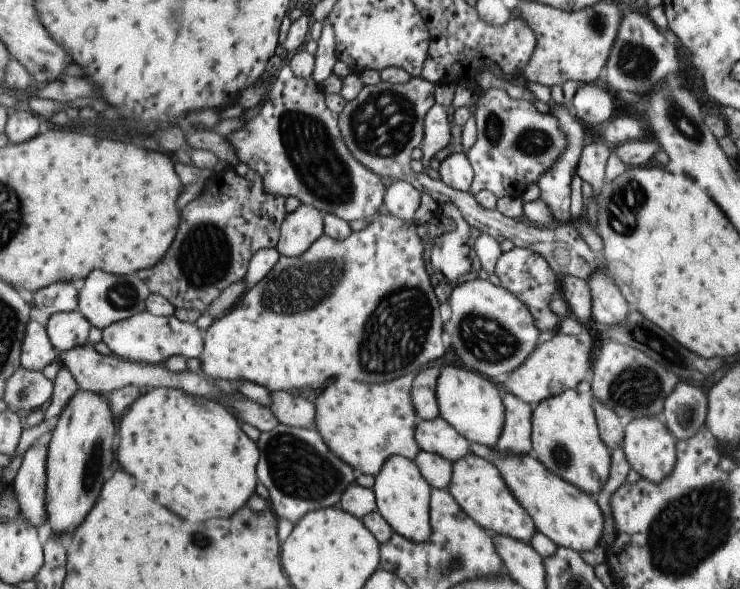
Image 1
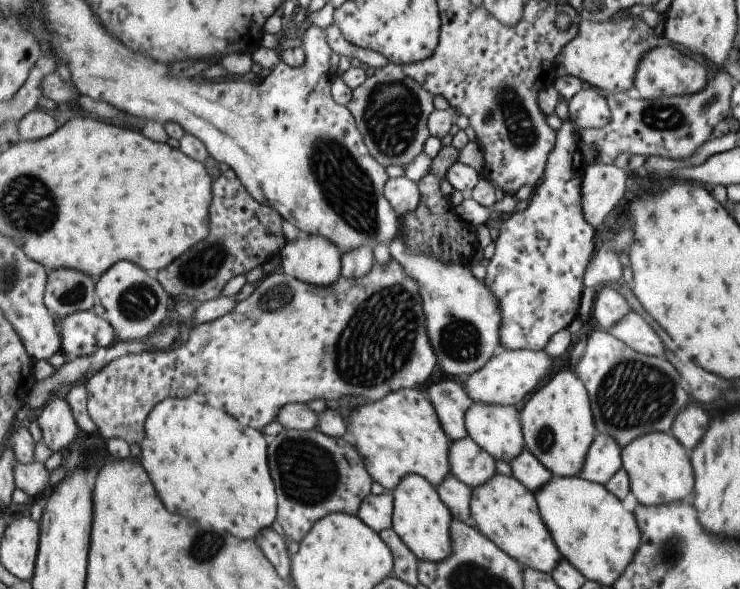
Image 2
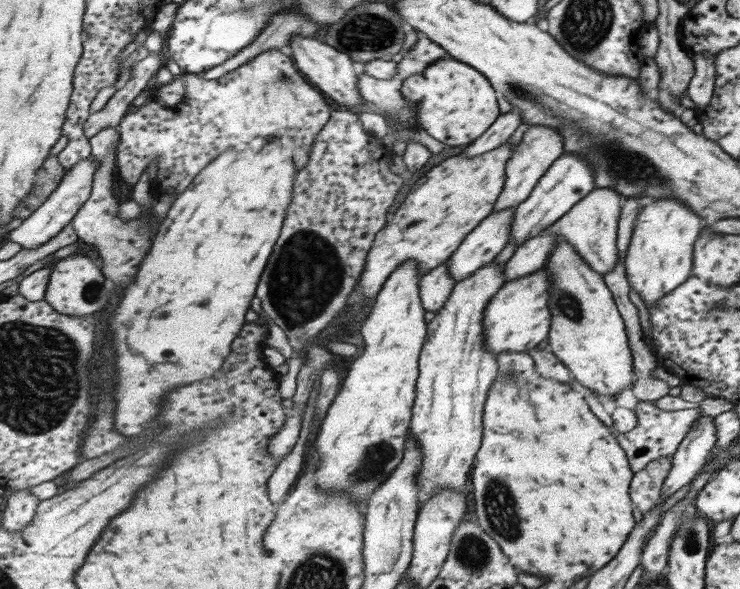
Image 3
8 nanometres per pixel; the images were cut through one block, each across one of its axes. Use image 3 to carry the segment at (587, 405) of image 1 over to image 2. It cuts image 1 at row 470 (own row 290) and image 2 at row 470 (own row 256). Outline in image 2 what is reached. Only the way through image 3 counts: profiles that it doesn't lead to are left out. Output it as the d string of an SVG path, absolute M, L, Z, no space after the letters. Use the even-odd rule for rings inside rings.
M573 368L558 372L545 386L527 399L522 411L522 427L531 452L559 477L578 476L597 435L591 412L590 392Z

